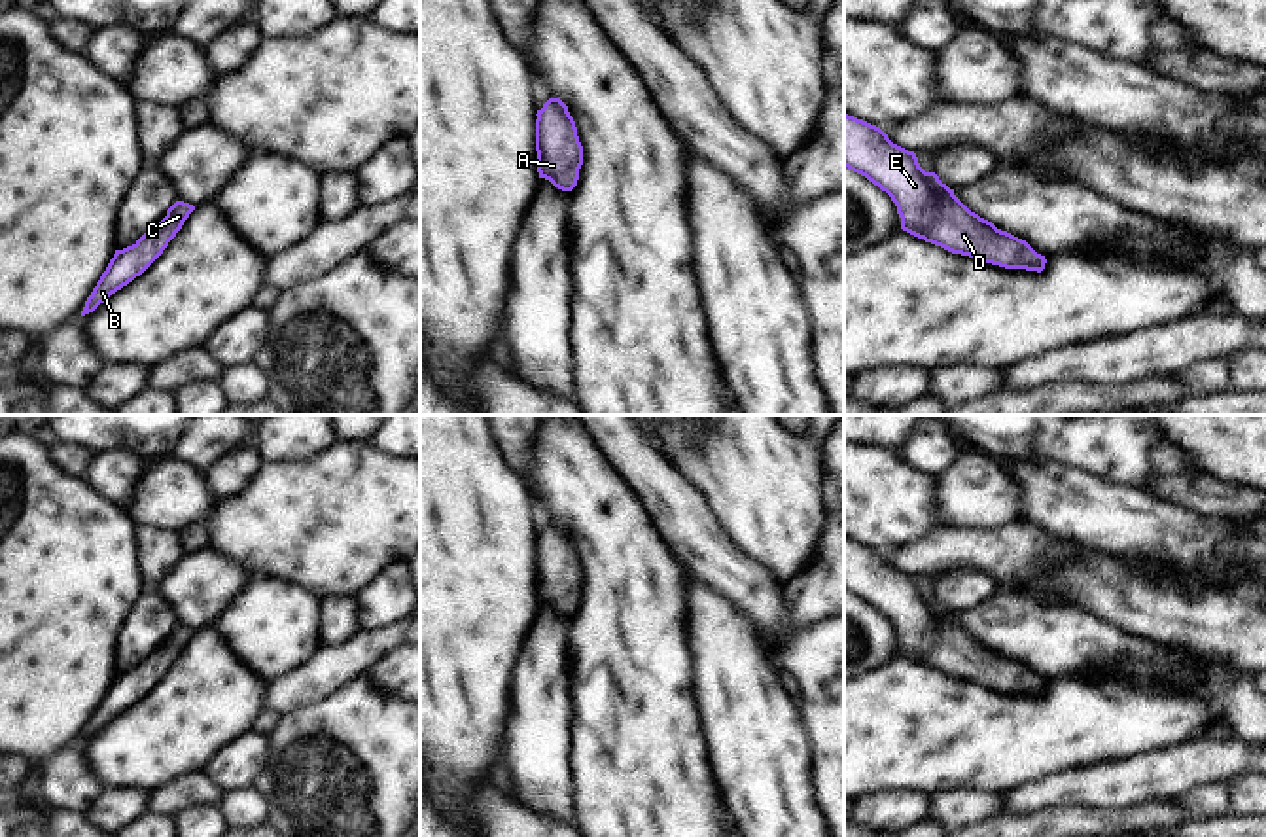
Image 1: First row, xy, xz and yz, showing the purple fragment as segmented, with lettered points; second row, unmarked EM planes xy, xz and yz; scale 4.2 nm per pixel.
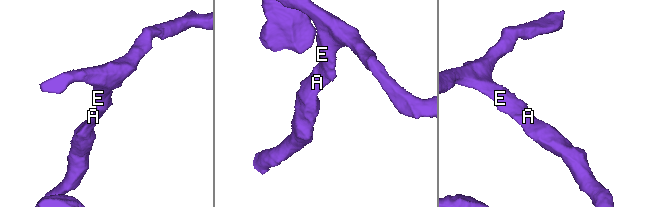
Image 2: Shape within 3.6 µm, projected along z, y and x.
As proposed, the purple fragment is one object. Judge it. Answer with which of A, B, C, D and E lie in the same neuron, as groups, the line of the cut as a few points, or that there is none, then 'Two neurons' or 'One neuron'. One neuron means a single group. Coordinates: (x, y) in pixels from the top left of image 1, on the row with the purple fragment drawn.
Groups: A B C D E. No split. One neuron

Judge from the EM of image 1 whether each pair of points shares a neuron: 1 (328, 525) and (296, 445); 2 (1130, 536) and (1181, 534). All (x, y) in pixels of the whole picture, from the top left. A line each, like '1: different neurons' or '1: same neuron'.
1: different neurons
2: same neuron

